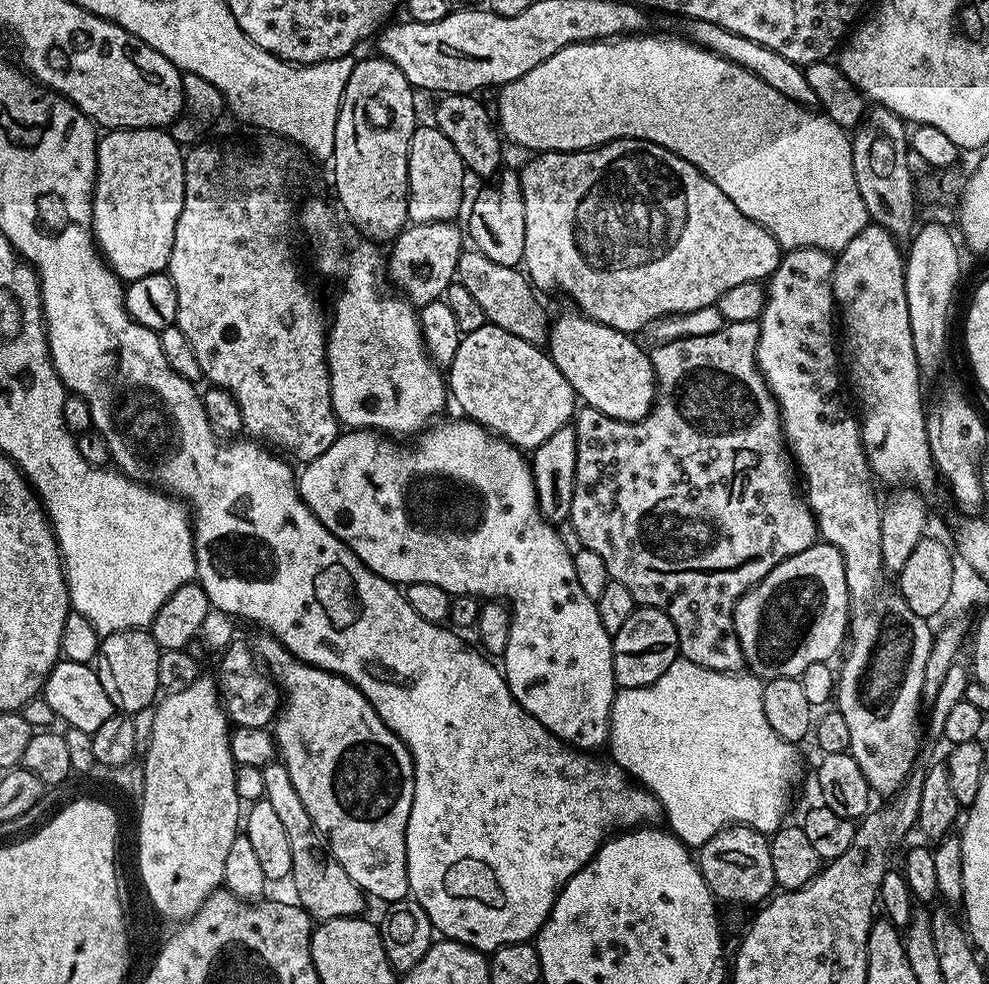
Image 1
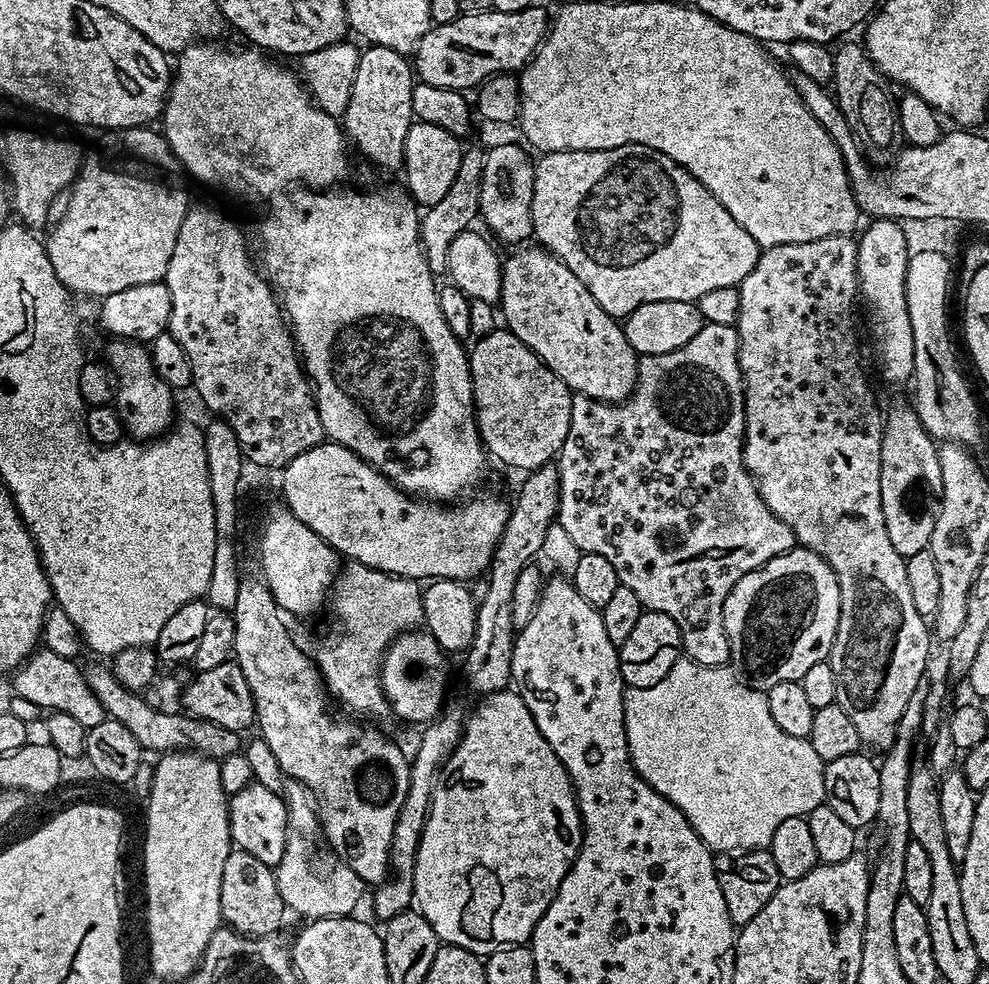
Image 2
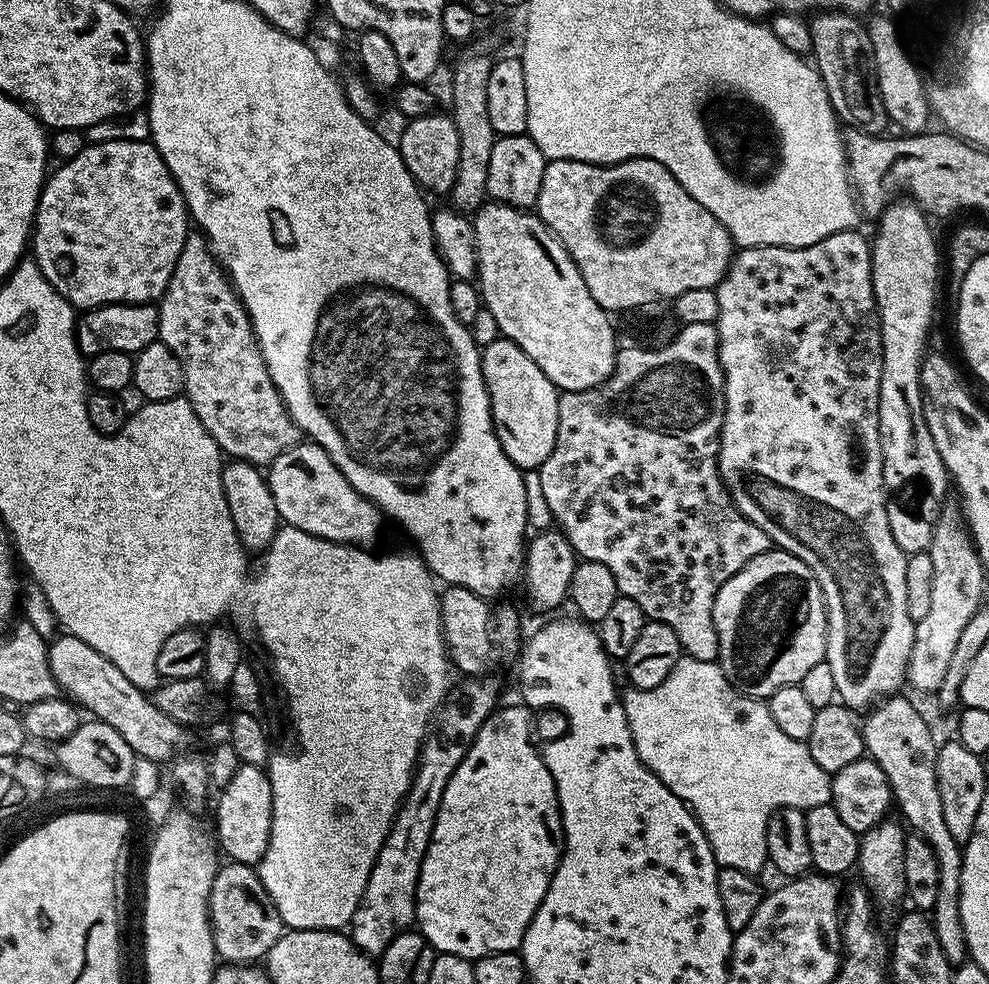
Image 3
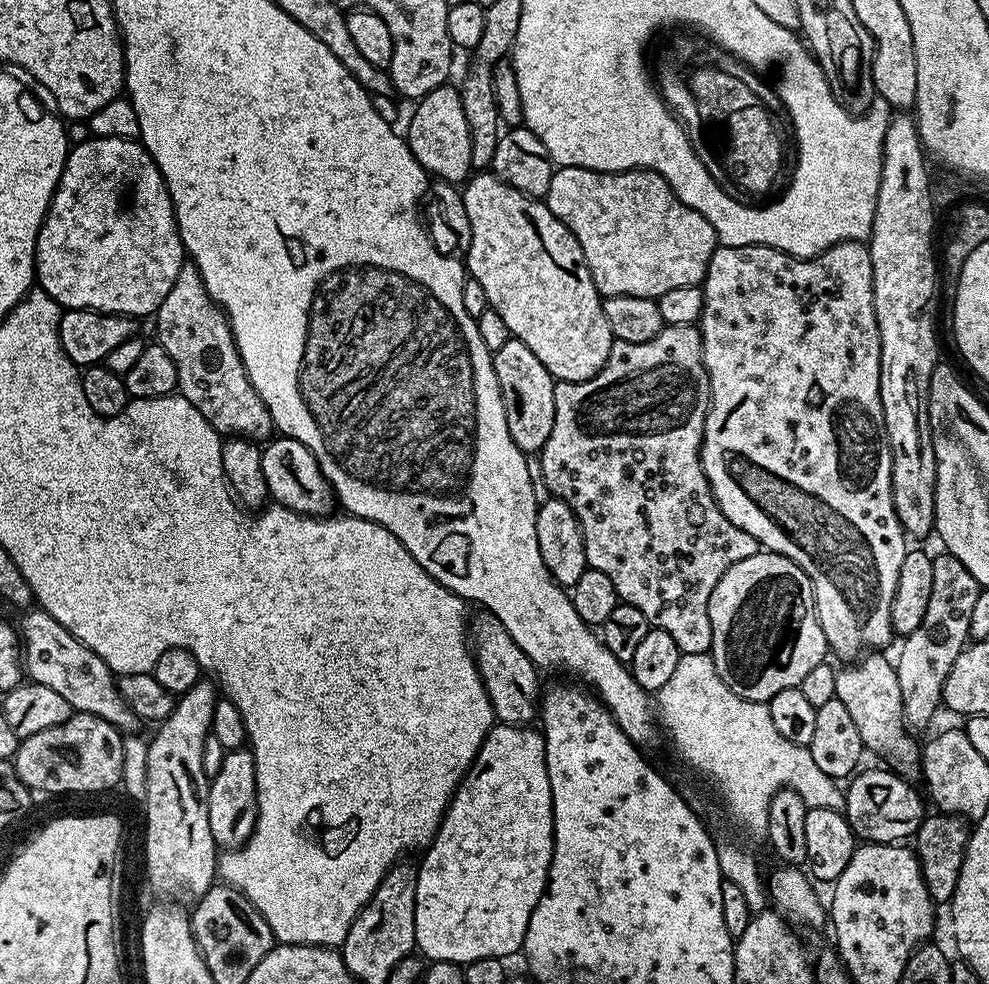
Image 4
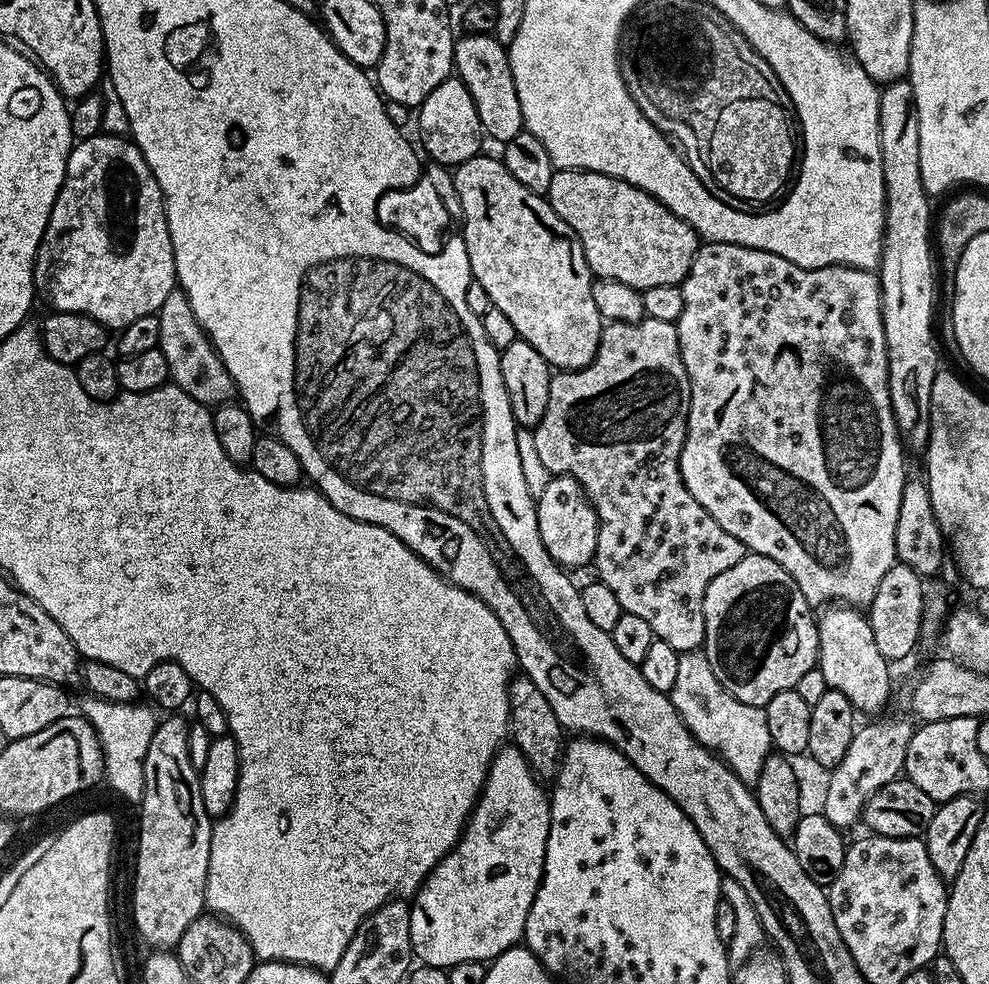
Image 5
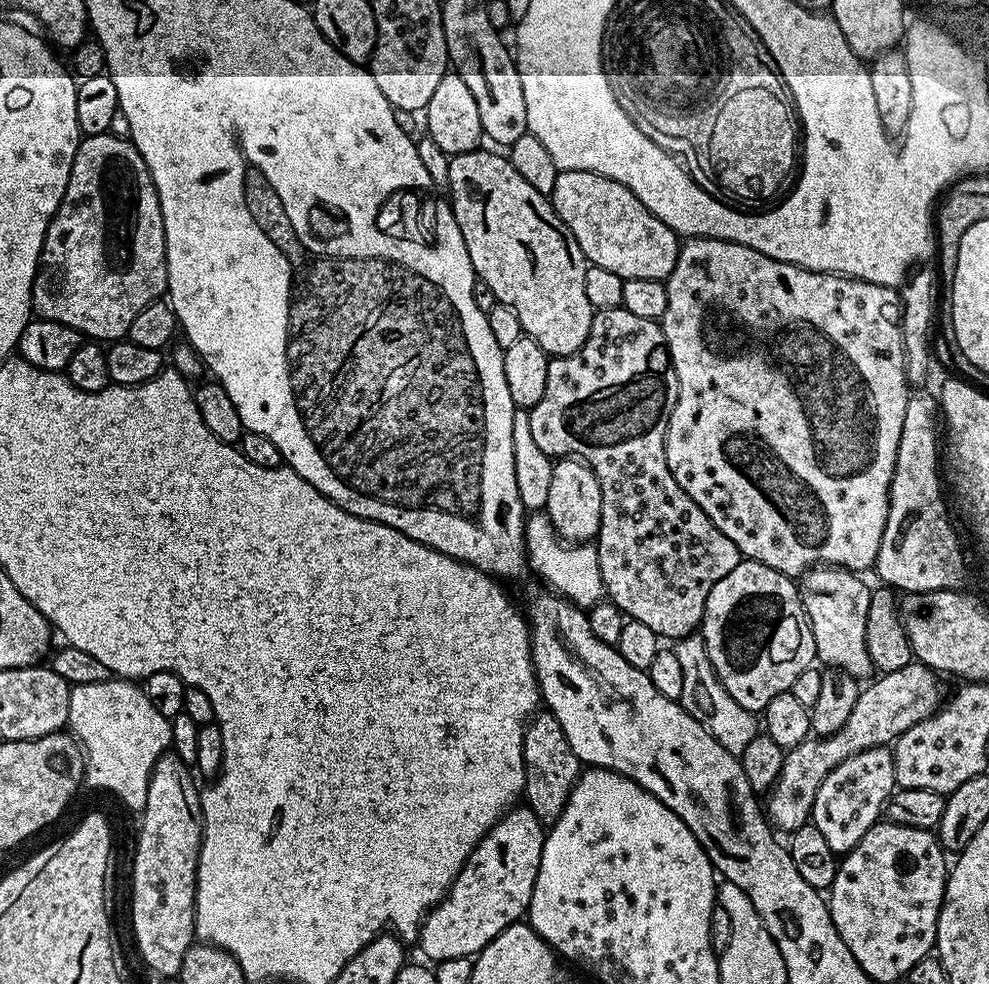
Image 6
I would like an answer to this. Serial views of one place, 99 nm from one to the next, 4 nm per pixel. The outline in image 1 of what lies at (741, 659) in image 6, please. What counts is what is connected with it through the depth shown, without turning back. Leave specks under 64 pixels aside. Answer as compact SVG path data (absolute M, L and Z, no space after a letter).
M817 542L786 558L737 602L732 621L747 671L765 682L783 676L799 678L806 666L831 661L850 632L842 554L832 544Z

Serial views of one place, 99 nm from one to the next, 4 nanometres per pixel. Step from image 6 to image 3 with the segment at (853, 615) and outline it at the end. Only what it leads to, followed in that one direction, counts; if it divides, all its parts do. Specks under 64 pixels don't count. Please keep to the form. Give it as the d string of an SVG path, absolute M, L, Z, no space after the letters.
M893 694L879 701L865 716L868 716L862 720L865 753L886 774L888 785L892 787L895 807L900 807L899 815L903 823L915 835L930 842L930 850L934 850L934 858L938 862L938 898L932 907L930 919L938 934L942 954L946 954L949 964L959 966L965 963L968 956L968 943L964 937L960 913L960 879L964 853L962 845L950 834L946 817L942 815L942 794L938 794L936 777L938 740L932 737L923 714L904 694Z

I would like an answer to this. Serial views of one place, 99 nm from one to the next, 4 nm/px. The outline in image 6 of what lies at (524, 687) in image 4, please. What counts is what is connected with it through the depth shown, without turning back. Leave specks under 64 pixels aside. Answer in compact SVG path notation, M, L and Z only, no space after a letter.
M540 720L537 724L529 723L523 729L524 791L522 796L526 801L527 808L541 822L555 822L566 806L570 790L576 785L576 779L582 770L582 765L574 754L574 750L570 750L570 742L566 742L562 730L550 726L549 721L545 720Z

